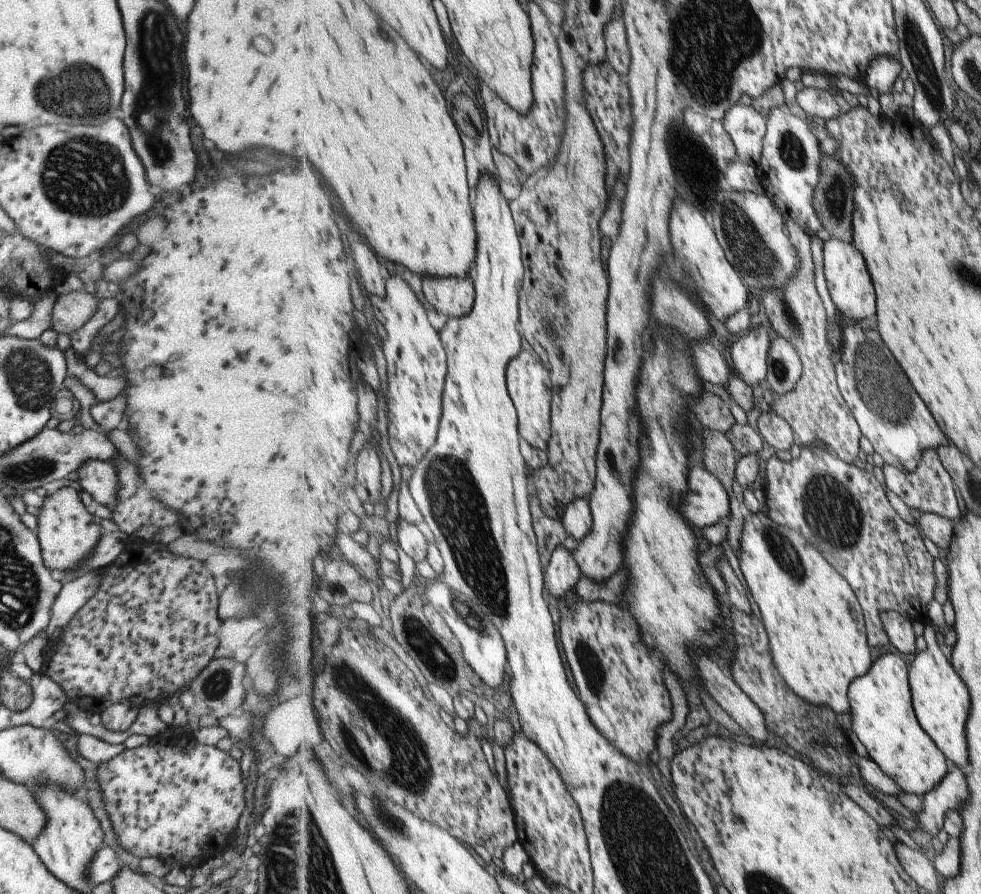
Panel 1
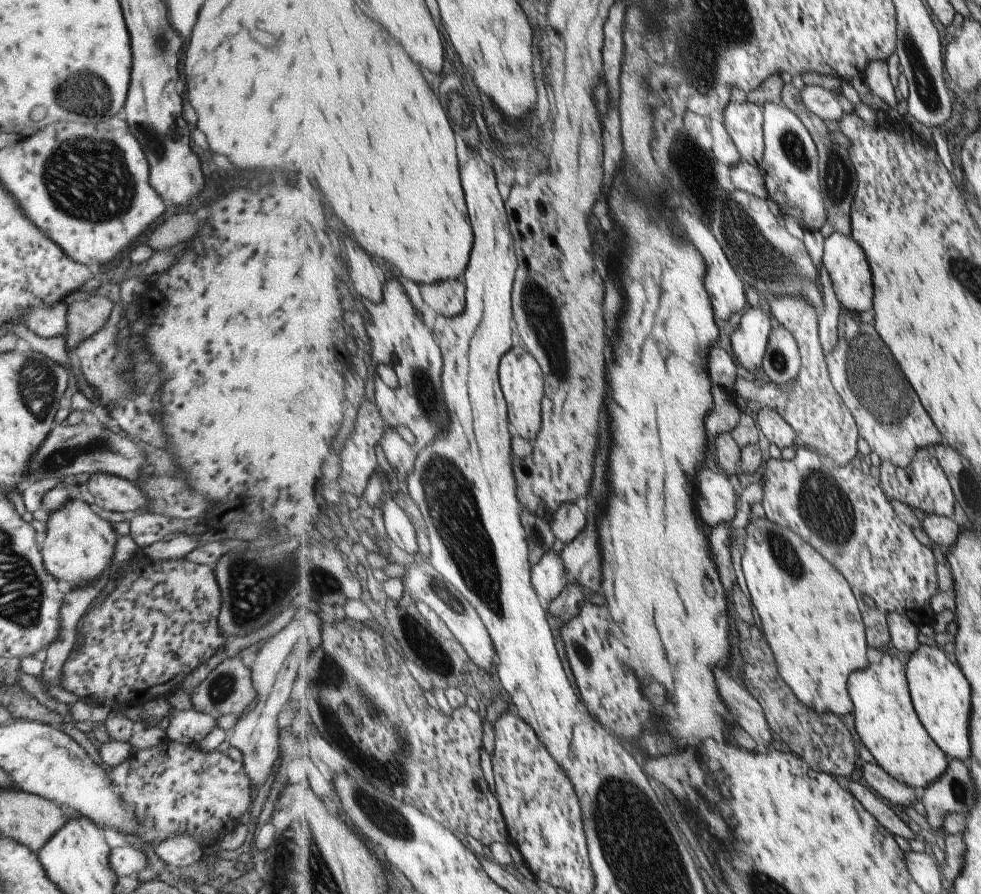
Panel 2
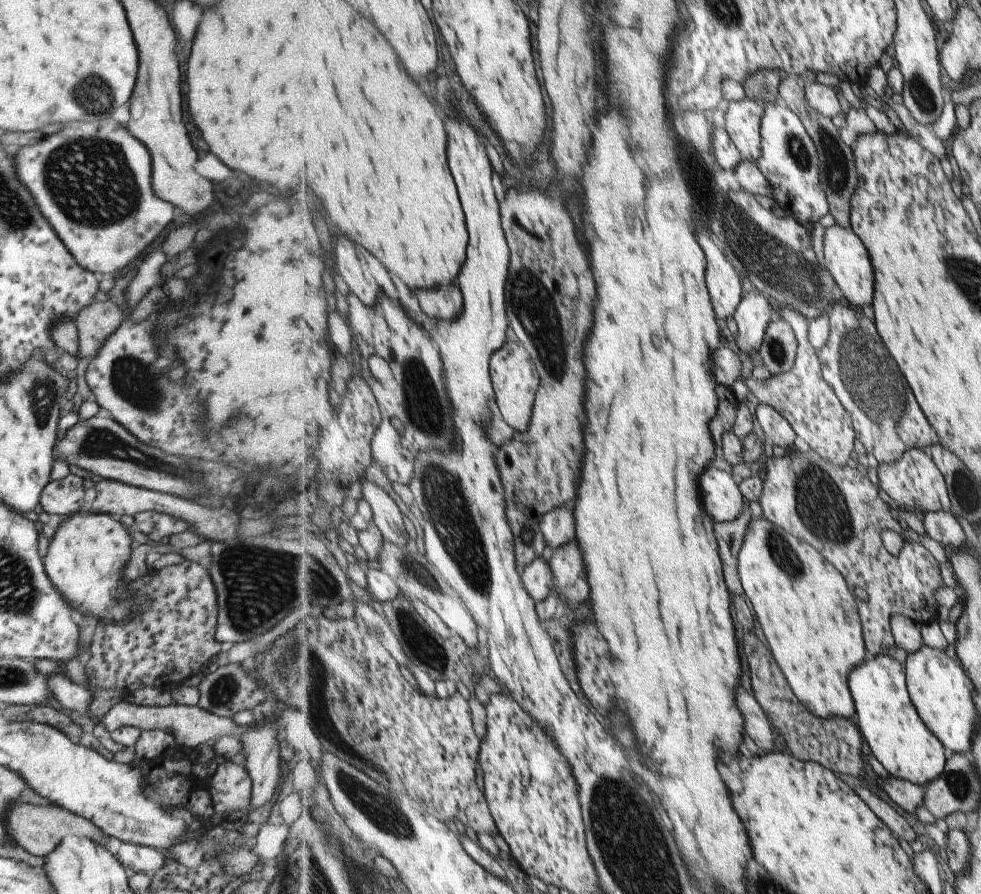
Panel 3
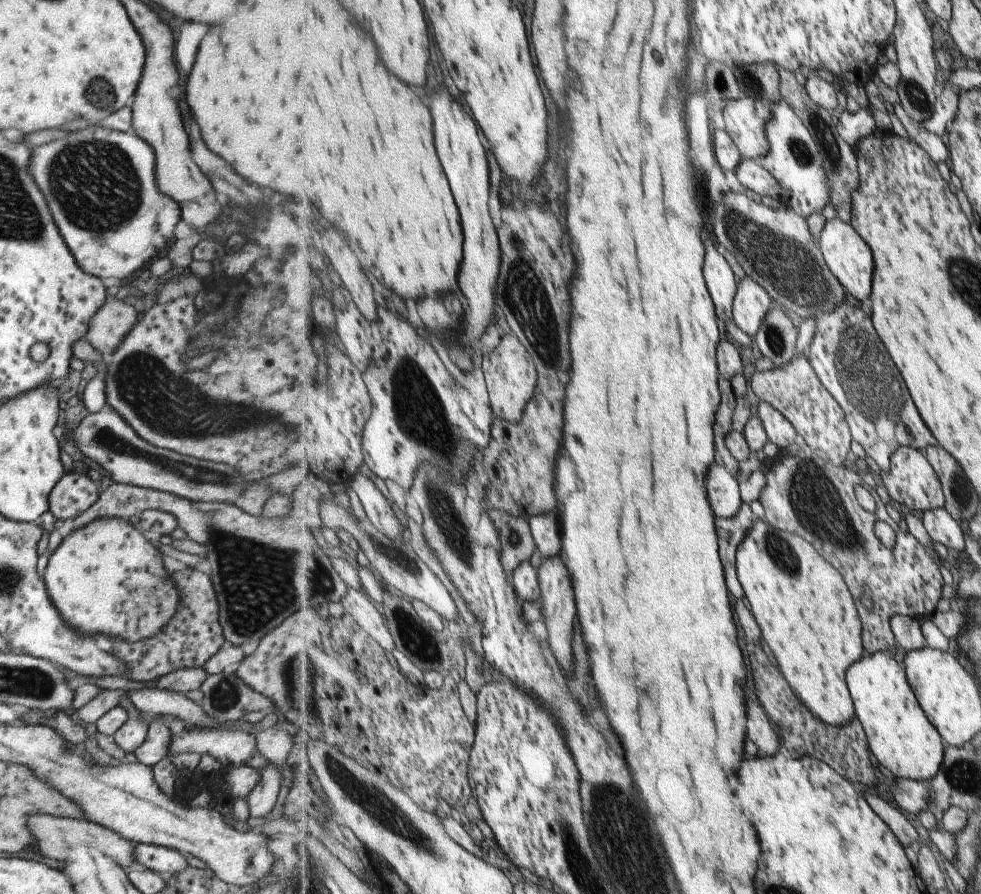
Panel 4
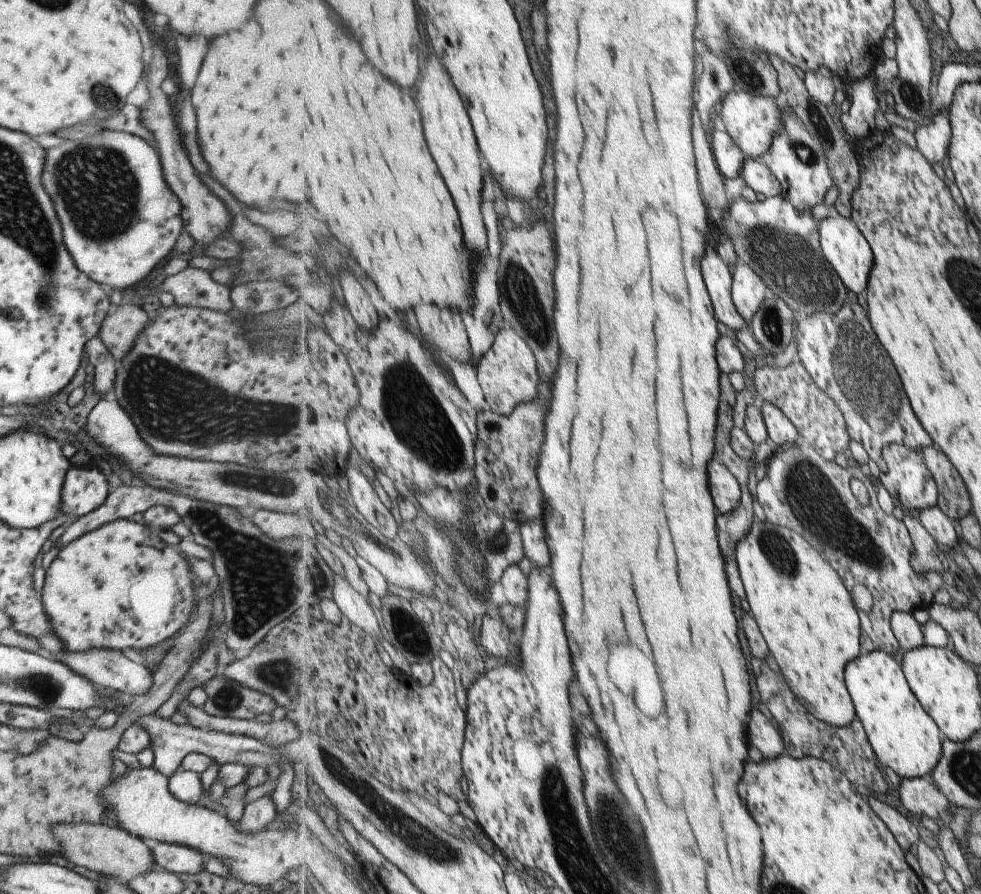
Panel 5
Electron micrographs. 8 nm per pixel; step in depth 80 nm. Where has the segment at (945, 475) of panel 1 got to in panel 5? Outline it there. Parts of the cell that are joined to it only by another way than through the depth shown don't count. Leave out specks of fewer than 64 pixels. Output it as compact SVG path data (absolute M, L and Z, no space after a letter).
M893 443L883 451L888 471L881 472L879 480L891 494L909 510L922 511L926 507L937 507L939 504L939 489L933 473L928 469L921 451L907 448L904 444Z

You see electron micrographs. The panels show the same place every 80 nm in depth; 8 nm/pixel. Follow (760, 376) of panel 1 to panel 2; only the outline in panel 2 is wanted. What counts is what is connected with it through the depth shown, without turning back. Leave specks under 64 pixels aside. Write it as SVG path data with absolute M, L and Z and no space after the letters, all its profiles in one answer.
M756 305L743 312L740 327L731 335L731 348L736 361L754 375L763 371L774 327L772 316Z

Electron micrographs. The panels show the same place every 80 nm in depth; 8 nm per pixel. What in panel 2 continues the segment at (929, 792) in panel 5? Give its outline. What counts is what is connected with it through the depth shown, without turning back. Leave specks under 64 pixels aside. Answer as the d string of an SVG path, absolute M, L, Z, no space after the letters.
M863 762L862 772L864 779L873 790L901 808L913 807L913 804L919 800L917 789L893 778L879 763Z

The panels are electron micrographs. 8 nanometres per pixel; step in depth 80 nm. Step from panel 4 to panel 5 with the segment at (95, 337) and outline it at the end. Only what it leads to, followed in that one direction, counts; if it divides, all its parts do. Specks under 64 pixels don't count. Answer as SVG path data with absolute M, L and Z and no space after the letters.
M121 302L103 317L98 328L98 339L103 343L105 353L118 361L134 345L139 332L148 325L145 312L130 302Z

